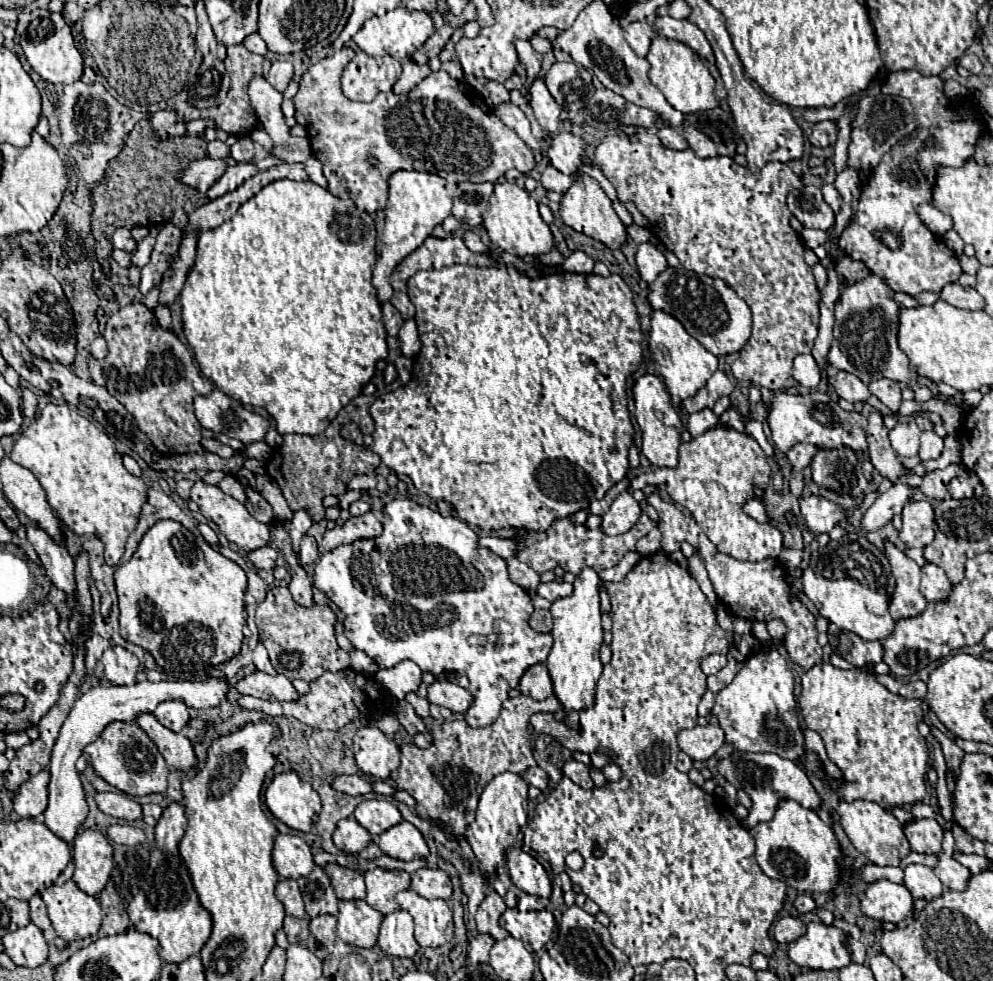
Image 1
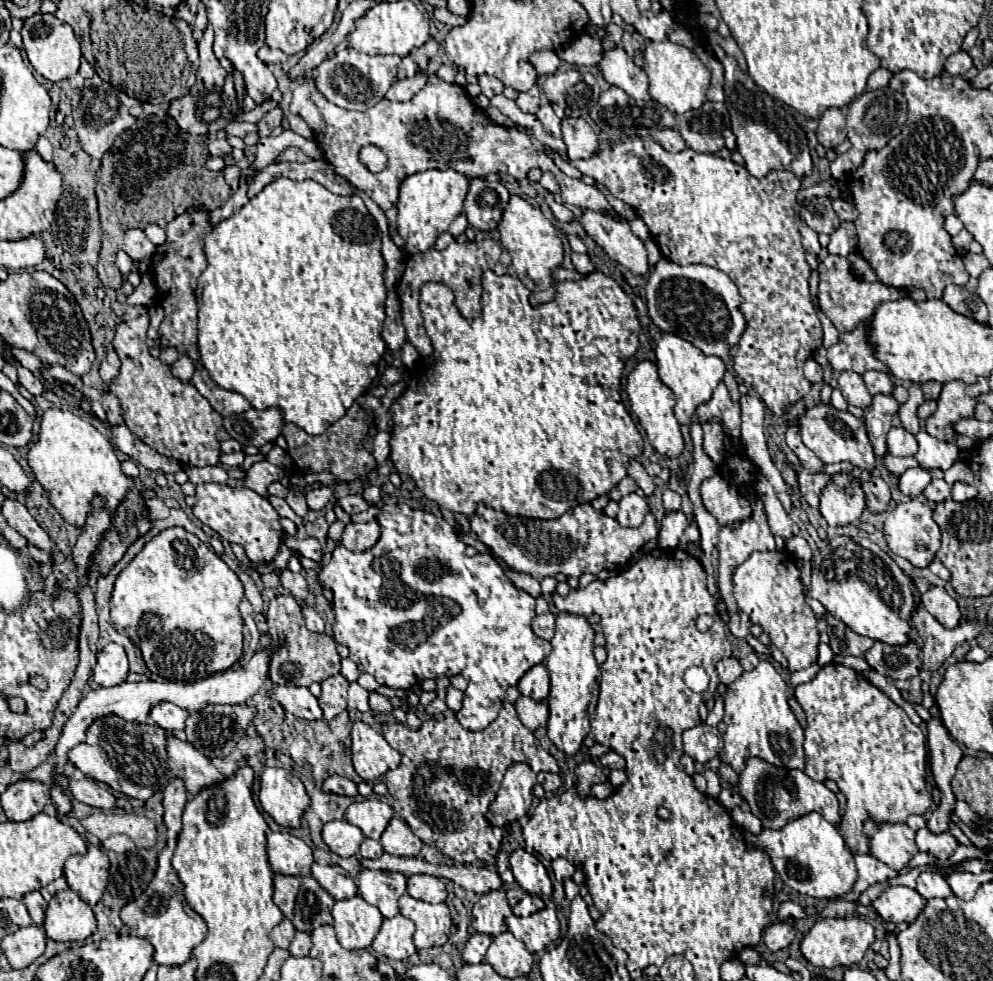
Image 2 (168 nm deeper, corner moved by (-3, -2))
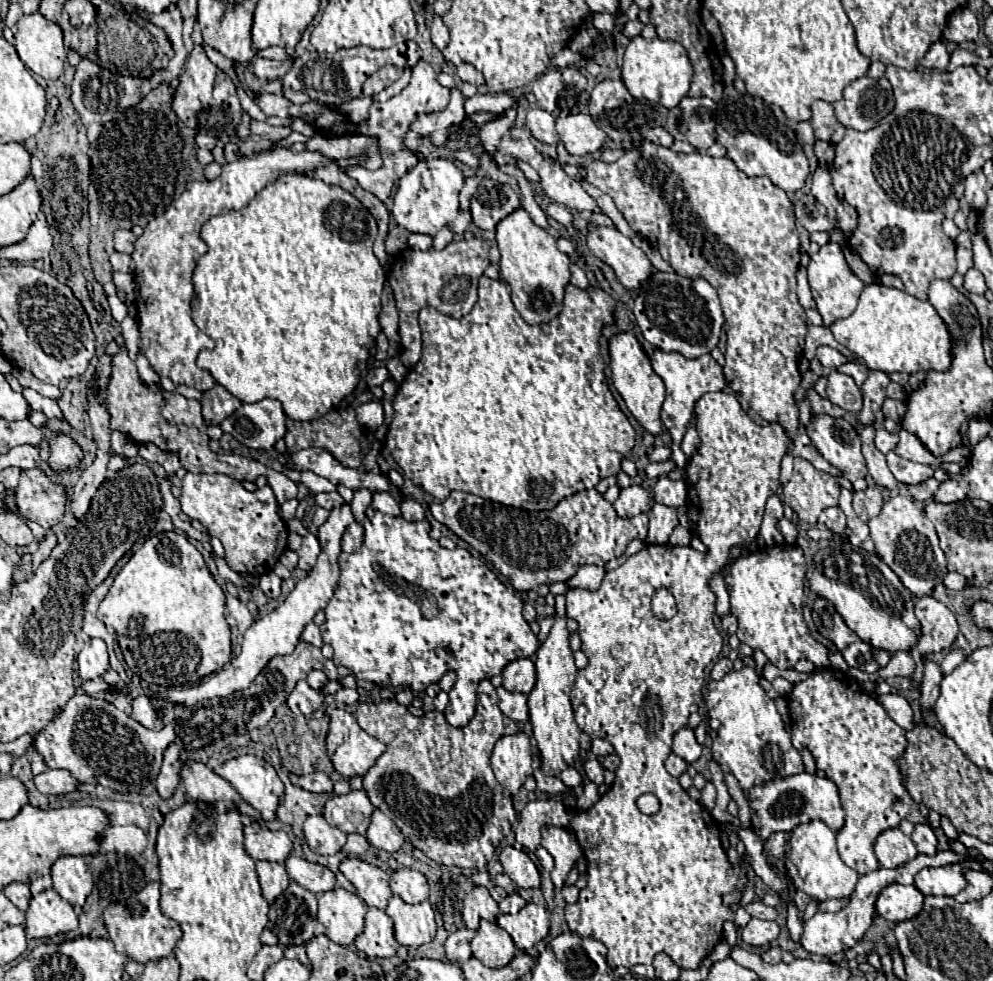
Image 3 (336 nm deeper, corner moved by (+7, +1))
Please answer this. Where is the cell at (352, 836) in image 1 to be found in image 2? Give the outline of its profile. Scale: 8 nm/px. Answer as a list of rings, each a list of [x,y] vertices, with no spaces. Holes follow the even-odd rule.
[[[342,819],[342,821],[326,823],[322,829],[322,839],[336,855],[352,857],[358,853],[358,847],[364,841],[364,835],[356,825]]]

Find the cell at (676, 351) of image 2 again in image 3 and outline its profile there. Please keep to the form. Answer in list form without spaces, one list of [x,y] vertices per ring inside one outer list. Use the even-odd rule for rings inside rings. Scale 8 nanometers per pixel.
[[[654,350],[652,368],[664,380],[664,386],[666,386],[666,400],[662,404],[662,410],[660,410],[660,420],[662,420],[664,428],[670,432],[670,436],[672,436],[672,456],[670,458],[674,460],[676,466],[684,468],[688,464],[688,456],[680,450],[682,436],[684,436],[686,428],[692,422],[694,406],[696,406],[698,398],[708,394],[708,392],[718,392],[718,390],[726,388],[722,366],[710,354],[704,354],[700,358],[688,360],[678,352],[670,352],[668,354],[668,352],[662,352],[662,350]]]

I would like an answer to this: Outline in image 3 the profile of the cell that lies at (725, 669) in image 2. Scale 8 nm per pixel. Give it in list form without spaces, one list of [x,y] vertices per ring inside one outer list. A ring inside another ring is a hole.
[[[720,658],[714,664],[714,668],[710,672],[710,678],[712,680],[722,680],[722,676],[726,676],[726,672],[730,672],[730,668],[732,668],[732,660],[730,658]]]

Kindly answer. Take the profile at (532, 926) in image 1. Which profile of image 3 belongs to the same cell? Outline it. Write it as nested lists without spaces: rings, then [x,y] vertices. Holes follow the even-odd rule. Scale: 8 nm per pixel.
[[[526,904],[518,914],[500,914],[497,924],[512,936],[518,950],[528,952],[546,938],[550,916],[544,906]]]

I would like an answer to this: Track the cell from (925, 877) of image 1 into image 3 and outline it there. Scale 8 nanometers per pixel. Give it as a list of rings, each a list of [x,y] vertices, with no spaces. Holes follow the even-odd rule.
[[[948,864],[938,868],[922,868],[914,876],[914,886],[924,896],[956,896],[966,888],[966,866]]]

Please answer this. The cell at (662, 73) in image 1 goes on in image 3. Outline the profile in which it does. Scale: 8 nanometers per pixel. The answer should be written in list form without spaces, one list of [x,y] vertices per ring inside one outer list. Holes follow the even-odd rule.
[[[634,36],[626,46],[624,60],[622,60],[622,80],[628,92],[634,98],[646,98],[650,102],[658,102],[666,108],[674,108],[688,92],[692,80],[692,64],[678,42],[668,42],[660,38],[646,40],[642,36]]]

